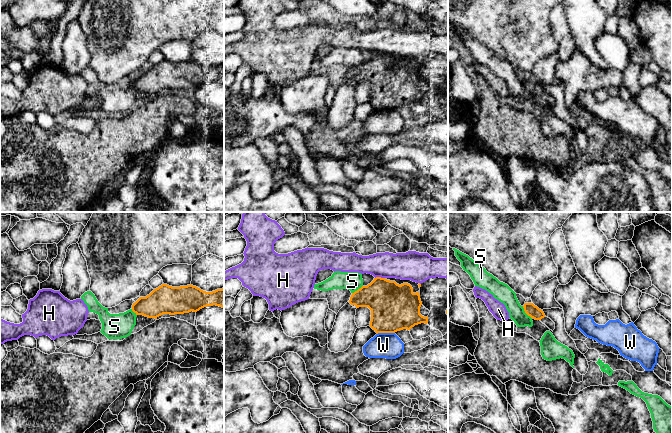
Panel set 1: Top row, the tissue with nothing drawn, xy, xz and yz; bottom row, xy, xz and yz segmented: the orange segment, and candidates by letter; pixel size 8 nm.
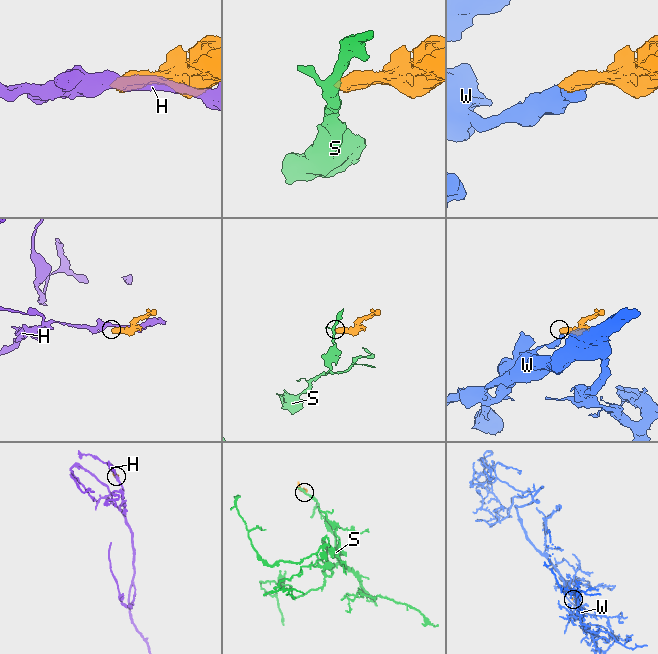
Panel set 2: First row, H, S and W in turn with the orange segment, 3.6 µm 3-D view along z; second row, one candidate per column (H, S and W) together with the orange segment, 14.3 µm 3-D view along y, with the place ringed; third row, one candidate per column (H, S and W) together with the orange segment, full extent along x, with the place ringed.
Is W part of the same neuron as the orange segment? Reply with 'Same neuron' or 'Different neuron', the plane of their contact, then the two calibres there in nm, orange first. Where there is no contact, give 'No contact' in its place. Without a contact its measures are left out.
Different neuron. Touches orange in xz. Thickness 380 nm (orange) against 200 nm

